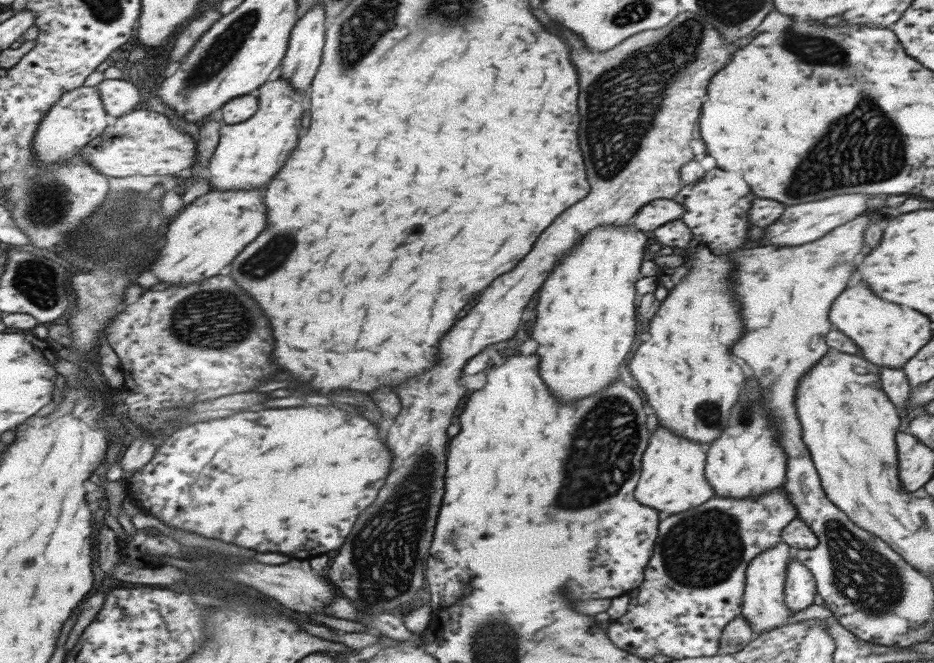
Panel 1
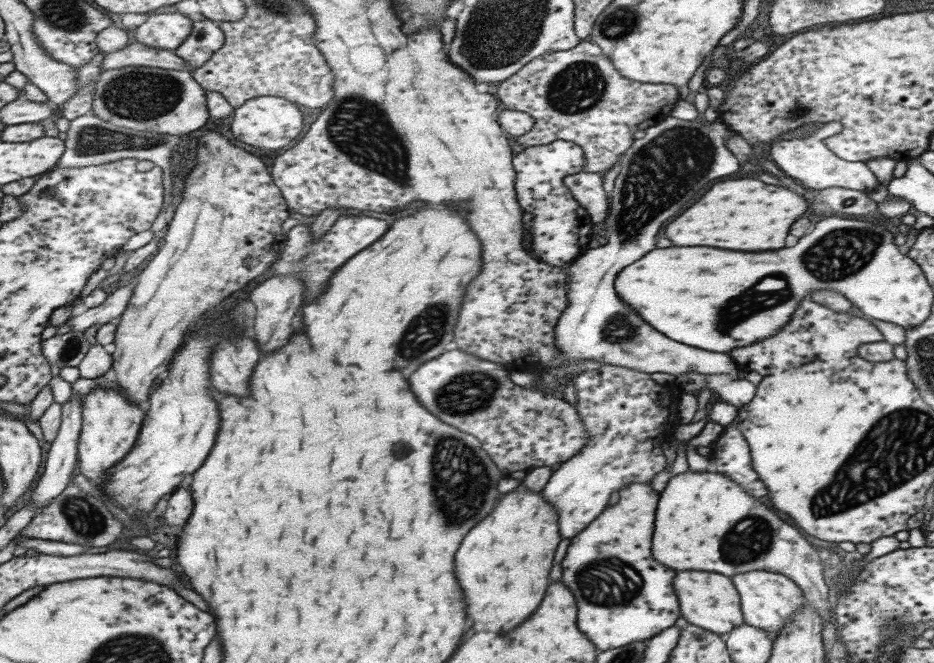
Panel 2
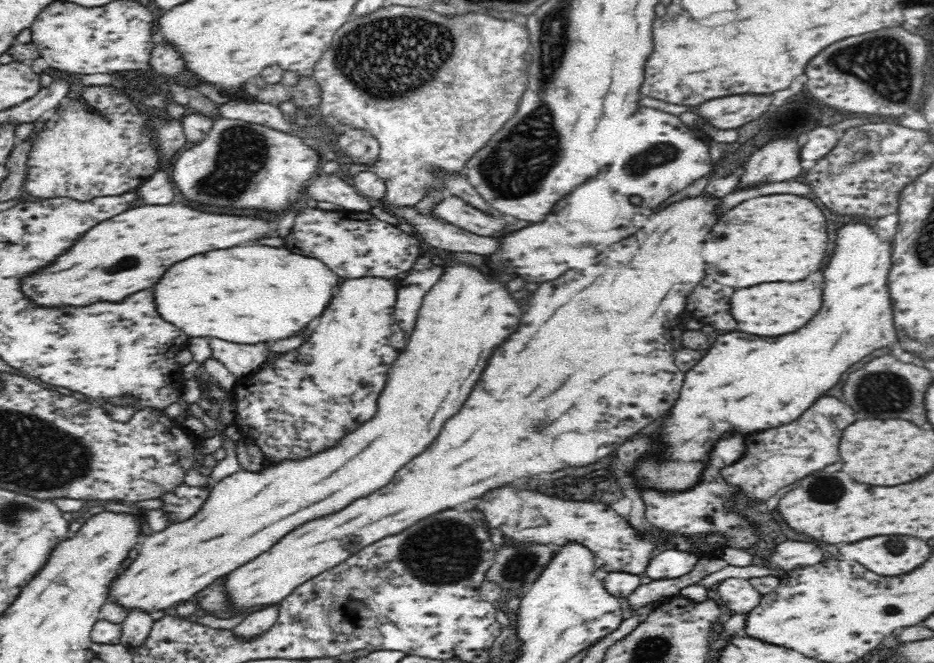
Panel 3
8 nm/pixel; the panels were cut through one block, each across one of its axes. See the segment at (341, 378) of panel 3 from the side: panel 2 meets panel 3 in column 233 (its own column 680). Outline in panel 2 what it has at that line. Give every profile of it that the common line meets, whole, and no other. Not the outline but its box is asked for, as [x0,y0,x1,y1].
[541,362,683,538]

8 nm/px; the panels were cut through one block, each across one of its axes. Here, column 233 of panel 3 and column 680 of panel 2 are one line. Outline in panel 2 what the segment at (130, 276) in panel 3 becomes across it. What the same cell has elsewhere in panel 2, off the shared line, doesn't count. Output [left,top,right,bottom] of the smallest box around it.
[663,178,807,252]

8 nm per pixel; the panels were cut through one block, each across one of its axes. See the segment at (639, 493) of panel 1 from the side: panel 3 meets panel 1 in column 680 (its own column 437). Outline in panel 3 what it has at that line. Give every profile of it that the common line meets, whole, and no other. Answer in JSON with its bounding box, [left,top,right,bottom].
[226,196,720,614]

